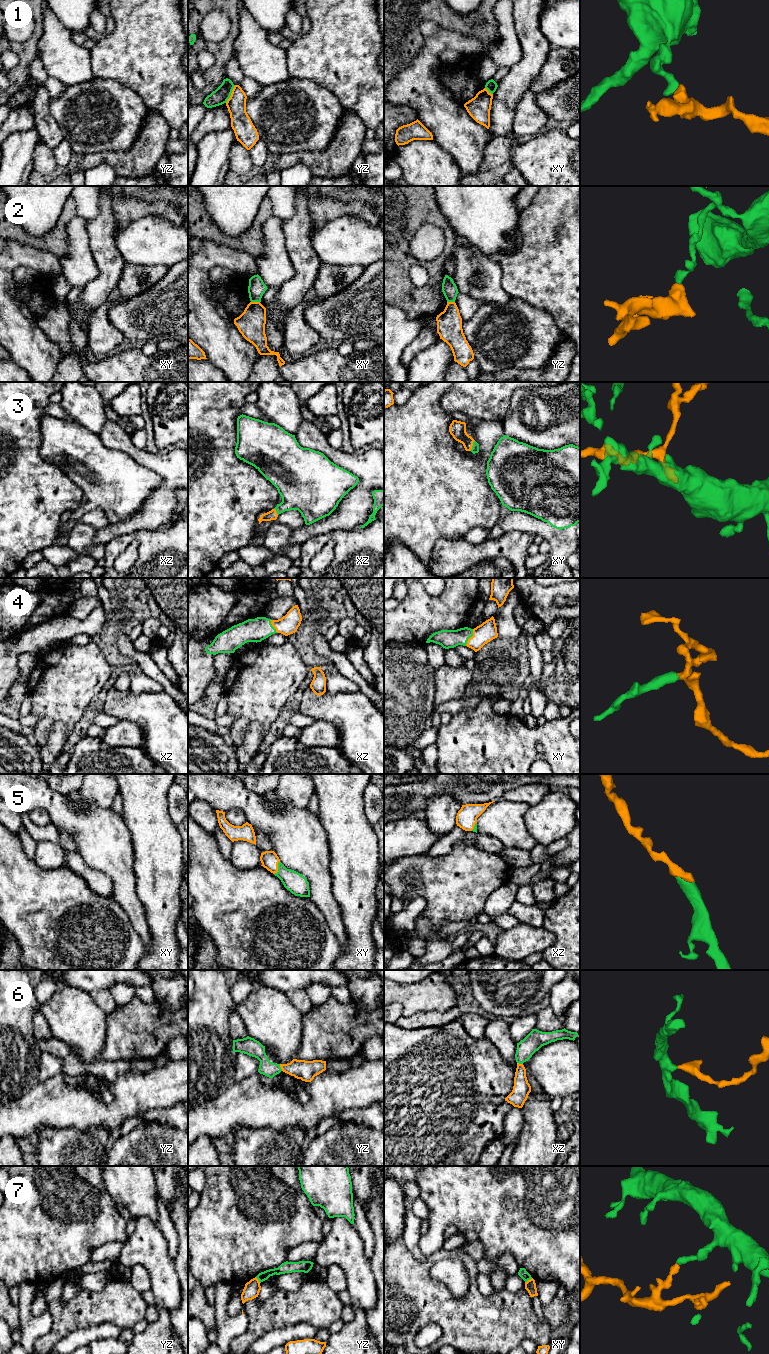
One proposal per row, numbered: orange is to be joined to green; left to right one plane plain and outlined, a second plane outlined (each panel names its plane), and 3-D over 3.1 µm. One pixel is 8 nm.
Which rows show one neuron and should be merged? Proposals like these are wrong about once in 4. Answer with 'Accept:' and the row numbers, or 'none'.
Accept: 3, 4, 5, 6

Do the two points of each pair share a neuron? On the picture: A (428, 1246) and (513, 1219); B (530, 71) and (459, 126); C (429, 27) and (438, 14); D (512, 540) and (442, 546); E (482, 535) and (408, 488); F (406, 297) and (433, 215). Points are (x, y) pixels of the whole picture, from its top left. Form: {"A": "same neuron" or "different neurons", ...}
{"A": "same neuron", "B": "different neurons", "C": "different neurons", "D": "same neuron", "E": "different neurons", "F": "same neuron"}

